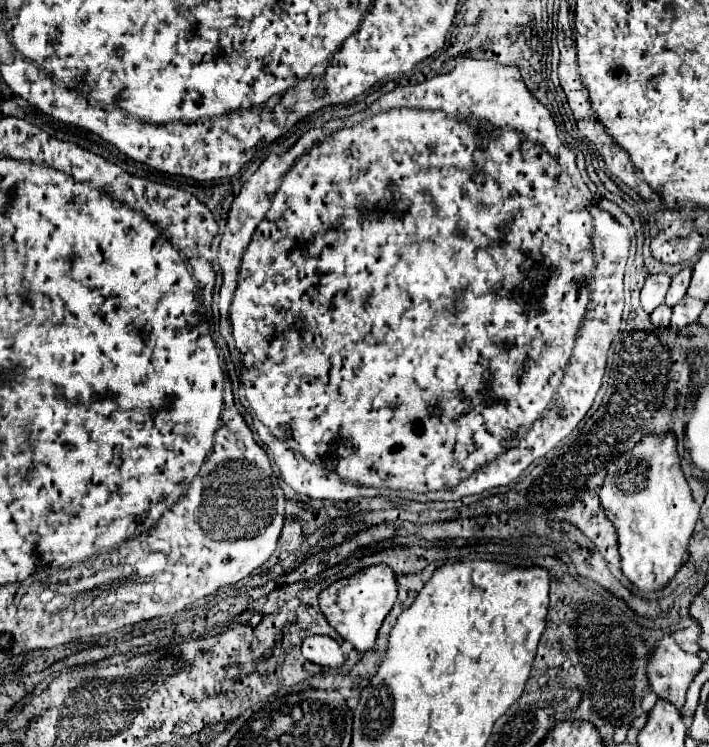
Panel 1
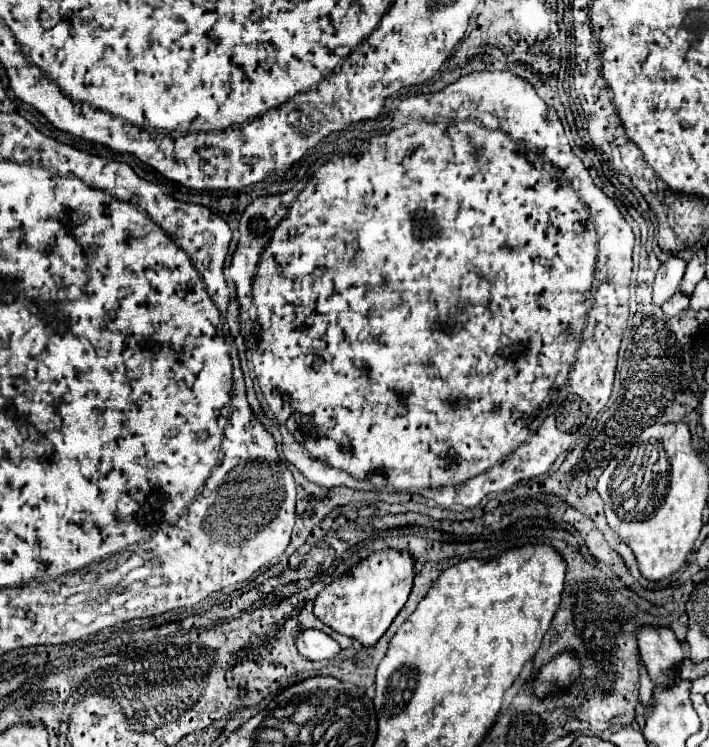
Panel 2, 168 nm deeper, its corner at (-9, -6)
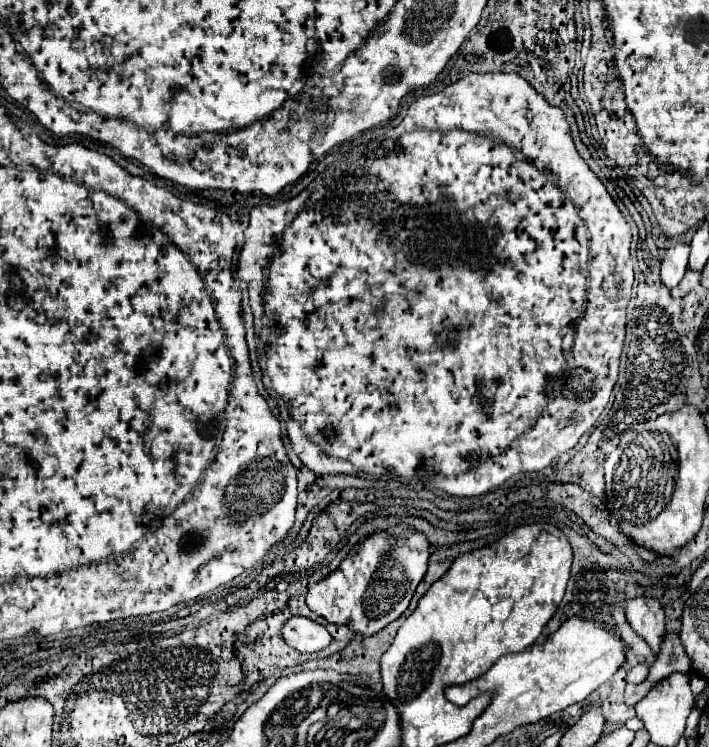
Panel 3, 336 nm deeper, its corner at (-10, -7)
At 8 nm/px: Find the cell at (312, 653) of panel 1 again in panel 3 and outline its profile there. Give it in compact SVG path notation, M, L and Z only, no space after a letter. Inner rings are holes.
M304 616L288 618L282 624L280 632L286 644L296 648L298 652L318 652L332 642L332 636L320 622L314 622Z

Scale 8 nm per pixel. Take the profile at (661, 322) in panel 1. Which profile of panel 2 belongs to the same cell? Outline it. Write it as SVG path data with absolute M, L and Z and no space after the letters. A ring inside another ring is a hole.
M677 291L661 309L663 309L663 313L665 315L669 315L669 317L675 317L675 315L679 315L681 311L685 311L687 309L687 305L689 305L689 297L687 295L683 295L681 291Z

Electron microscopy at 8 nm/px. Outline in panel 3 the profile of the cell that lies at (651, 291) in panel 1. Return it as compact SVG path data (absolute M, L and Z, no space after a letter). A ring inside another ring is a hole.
M678 242L676 246L666 250L666 256L662 260L662 272L660 272L664 286L668 288L678 286L688 266L688 254L690 254L690 246L684 242Z

